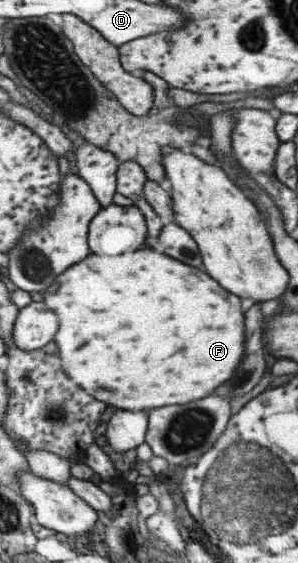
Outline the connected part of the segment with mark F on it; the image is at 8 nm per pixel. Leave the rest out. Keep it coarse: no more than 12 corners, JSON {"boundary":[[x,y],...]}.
{"boundary":[[150,249],[42,295],[64,373],[144,411],[244,355],[240,299]]}

